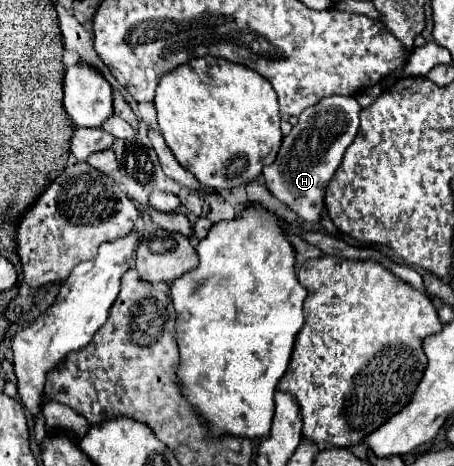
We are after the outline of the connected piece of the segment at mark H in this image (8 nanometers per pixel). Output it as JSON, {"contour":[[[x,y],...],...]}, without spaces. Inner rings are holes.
{"contour":[[[329,96],[319,100],[313,108],[301,112],[289,136],[283,138],[277,160],[263,168],[267,190],[289,210],[293,210],[303,222],[319,222],[325,186],[339,168],[347,146],[357,136],[359,110],[361,106],[353,96]]]}

